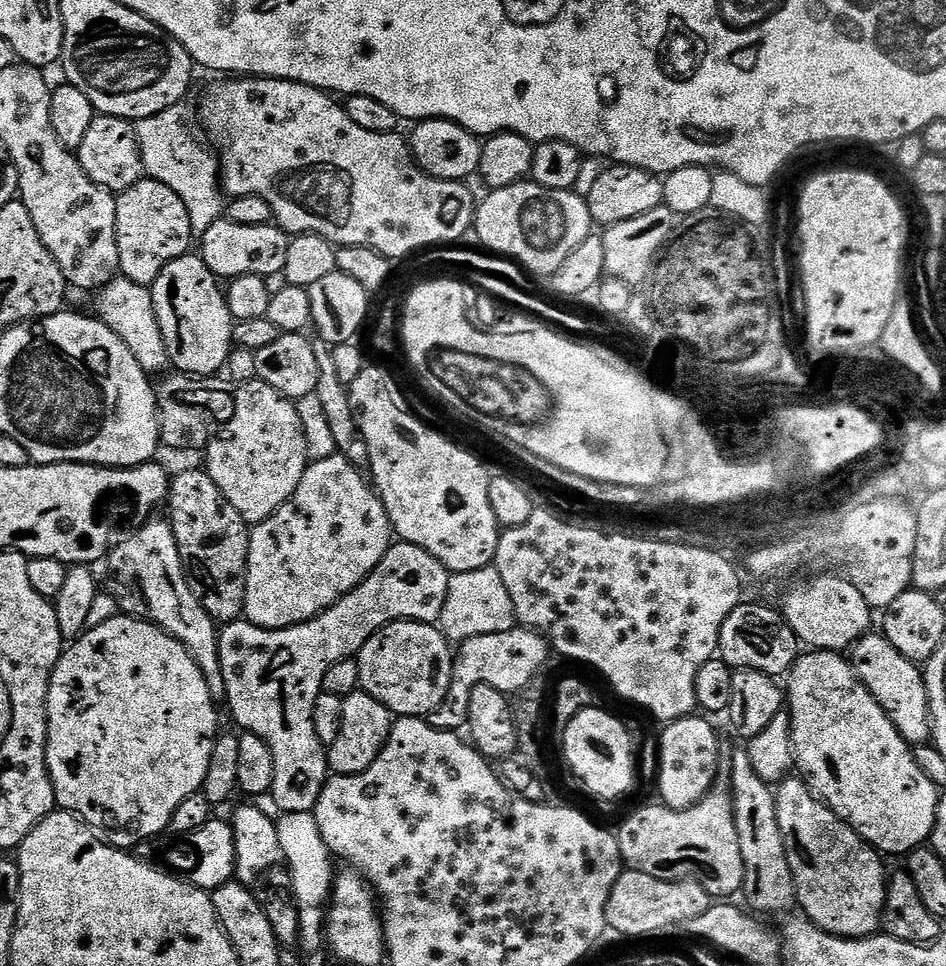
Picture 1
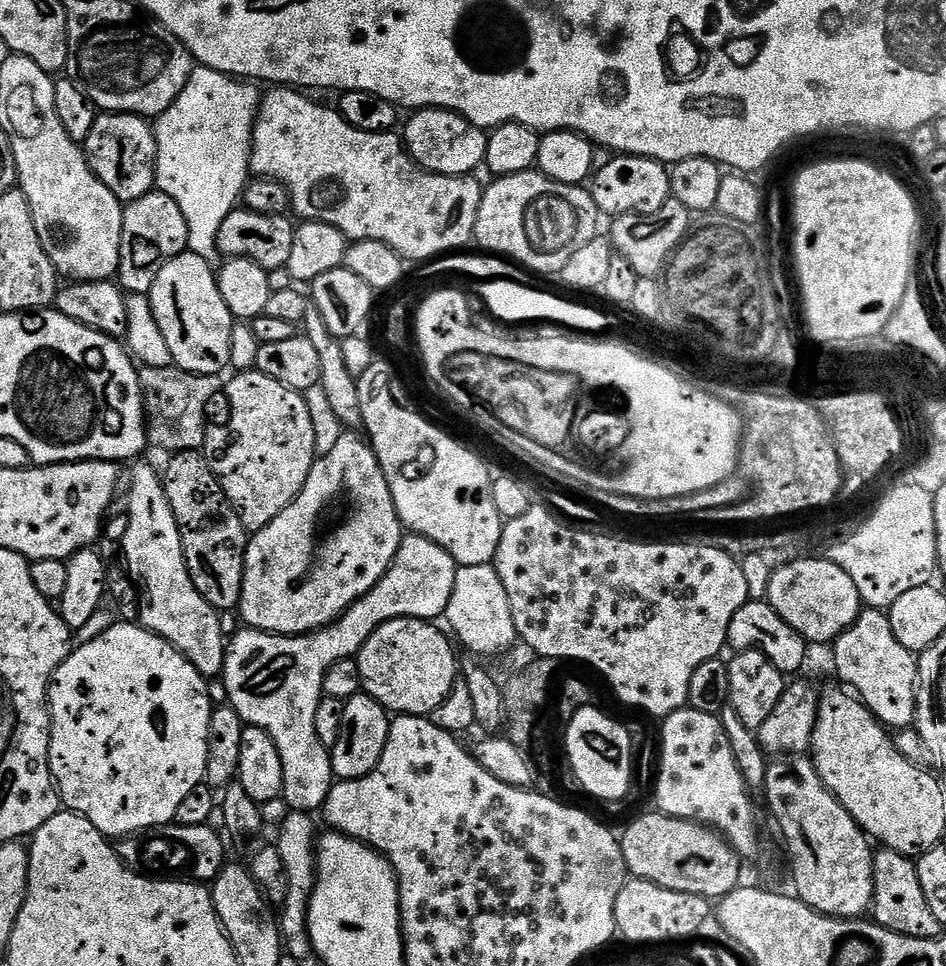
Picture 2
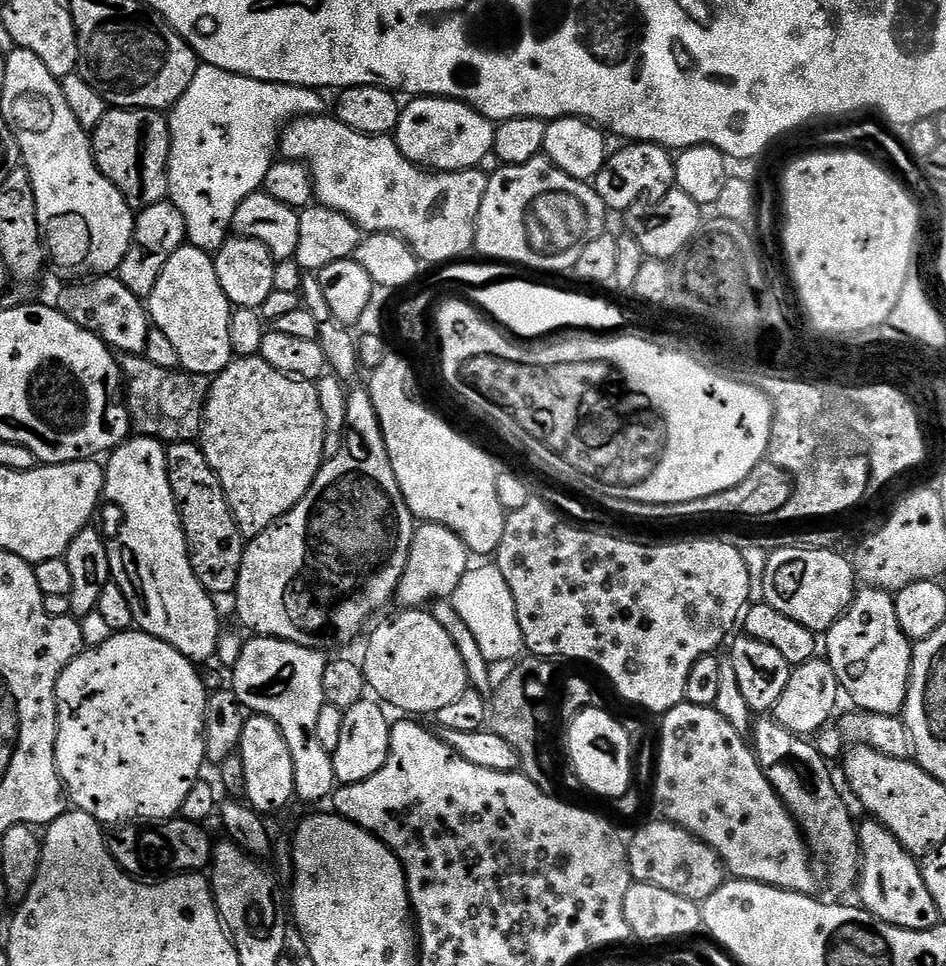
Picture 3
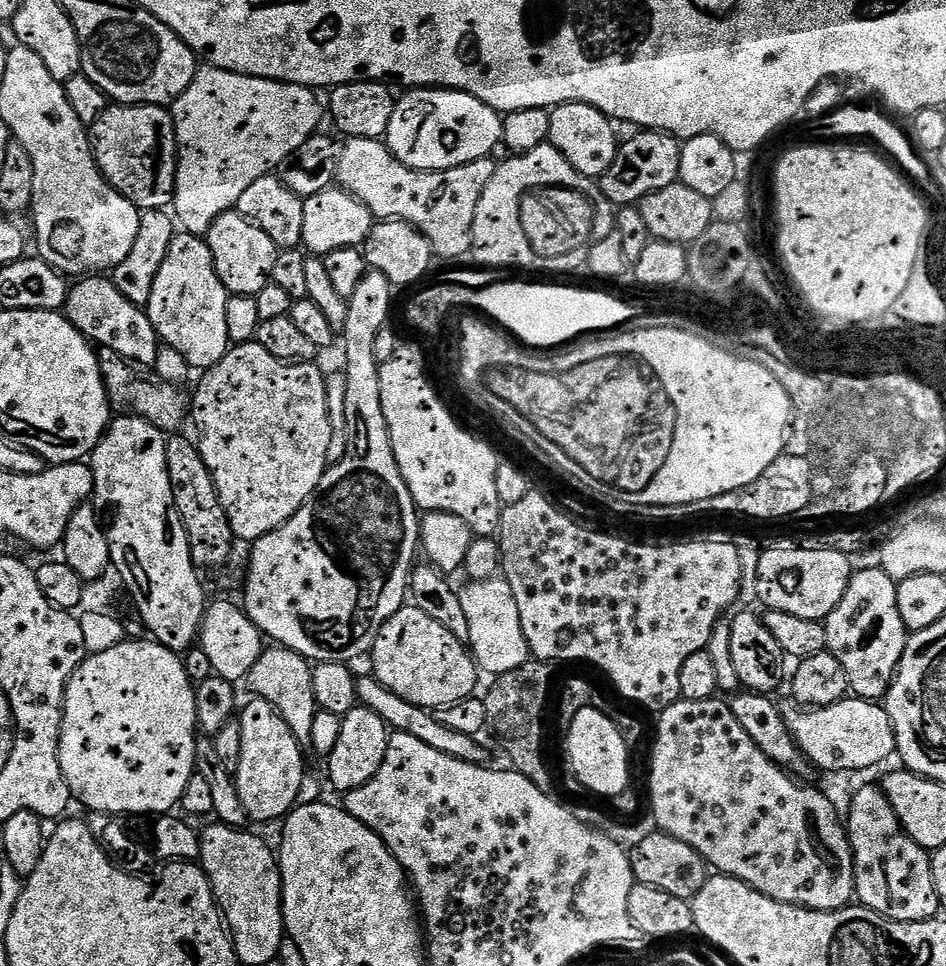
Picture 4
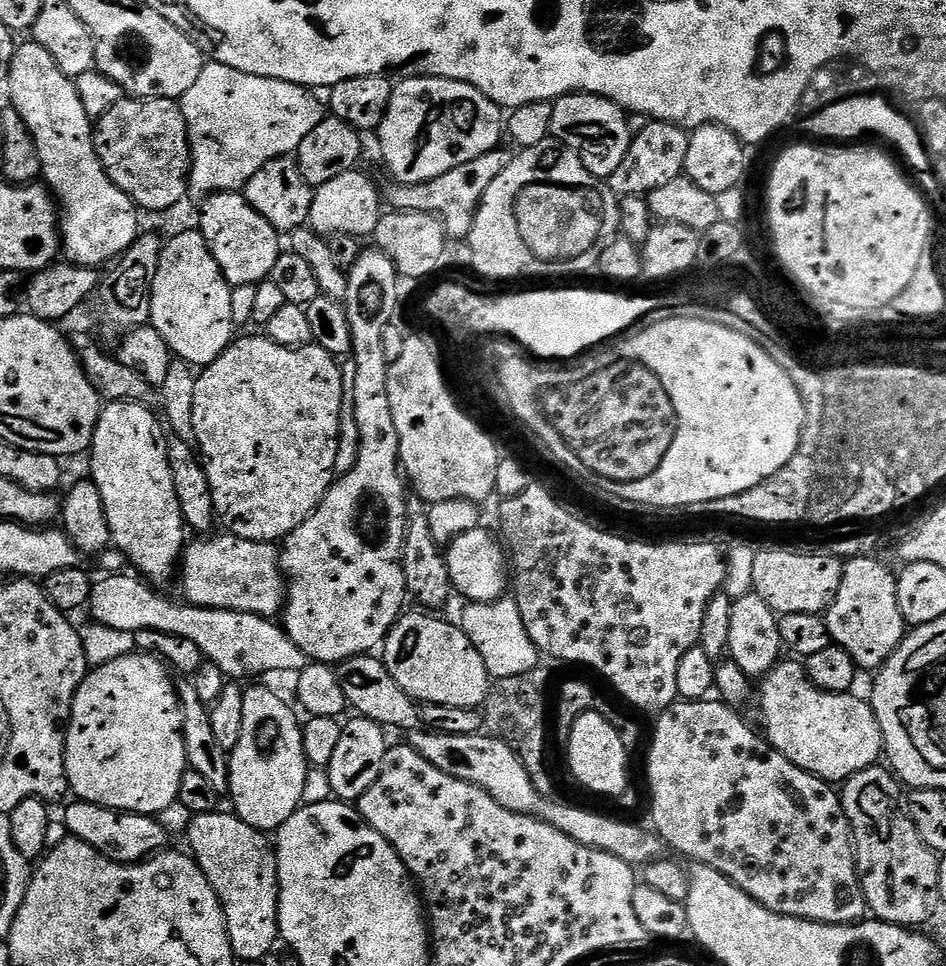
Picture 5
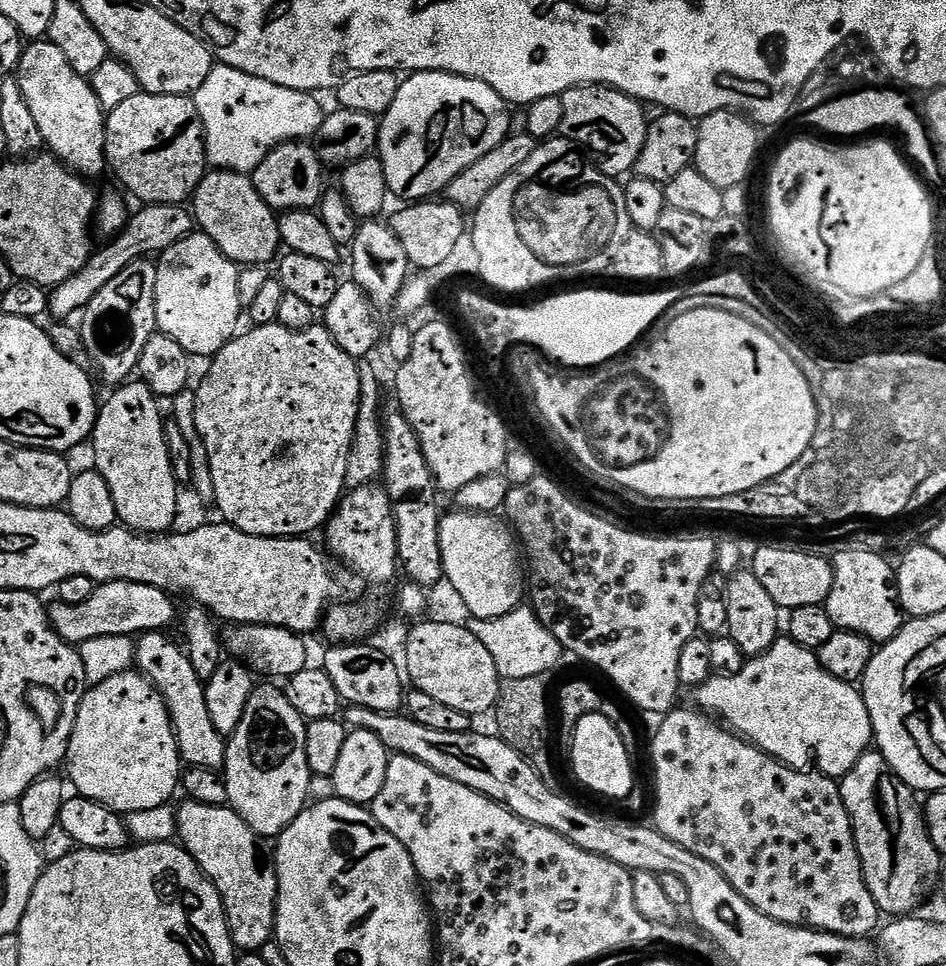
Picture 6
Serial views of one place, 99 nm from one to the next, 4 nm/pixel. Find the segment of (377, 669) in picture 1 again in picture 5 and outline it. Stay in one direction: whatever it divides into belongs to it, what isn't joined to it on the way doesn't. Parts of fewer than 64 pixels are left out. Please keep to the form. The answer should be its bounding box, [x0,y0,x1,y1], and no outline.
[382,611,490,708]

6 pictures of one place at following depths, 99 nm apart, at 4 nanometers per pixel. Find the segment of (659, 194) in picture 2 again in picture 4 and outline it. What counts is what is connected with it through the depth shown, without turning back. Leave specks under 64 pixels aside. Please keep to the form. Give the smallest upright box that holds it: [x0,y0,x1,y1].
[598,130,681,206]

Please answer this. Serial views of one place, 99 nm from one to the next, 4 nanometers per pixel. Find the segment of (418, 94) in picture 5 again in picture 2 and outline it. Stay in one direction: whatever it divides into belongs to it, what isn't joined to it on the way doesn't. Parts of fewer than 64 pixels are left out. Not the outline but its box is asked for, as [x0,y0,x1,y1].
[402,108,488,176]

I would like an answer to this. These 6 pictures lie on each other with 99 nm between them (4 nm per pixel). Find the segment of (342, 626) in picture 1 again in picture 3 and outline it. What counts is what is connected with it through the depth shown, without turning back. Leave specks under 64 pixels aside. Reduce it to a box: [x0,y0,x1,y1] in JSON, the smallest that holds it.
[230,523,470,804]

